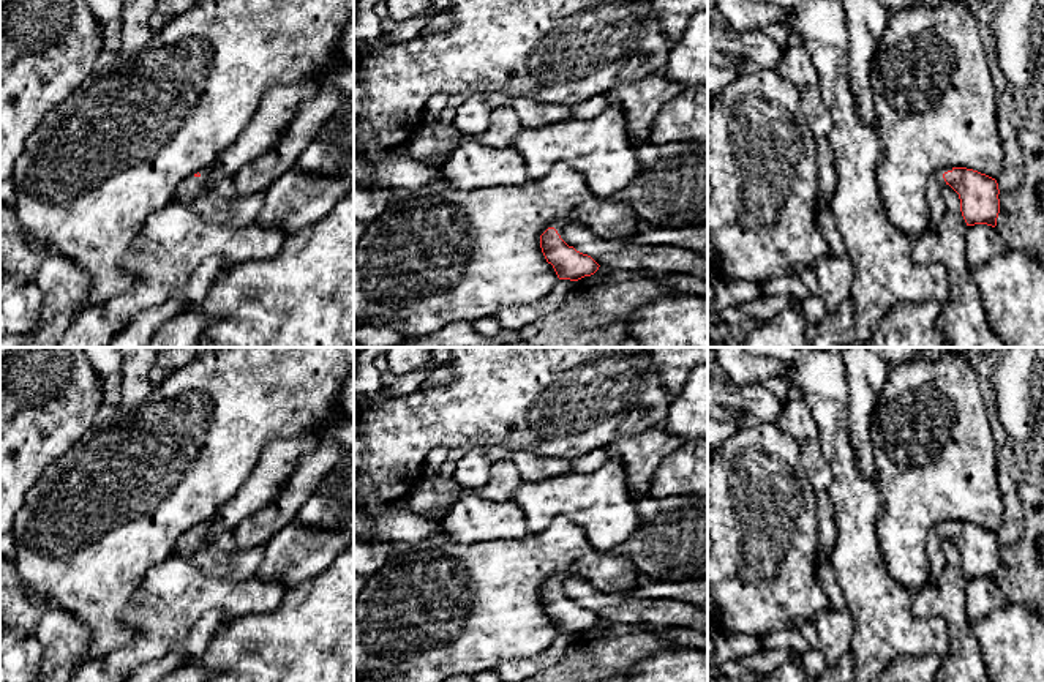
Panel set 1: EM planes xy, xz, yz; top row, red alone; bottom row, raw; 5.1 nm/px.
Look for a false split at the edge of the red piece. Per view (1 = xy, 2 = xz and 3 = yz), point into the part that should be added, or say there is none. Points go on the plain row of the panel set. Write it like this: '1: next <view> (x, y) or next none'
1: next xy (221, 559)
2: next xz (558, 577)
3: next yz (935, 539)

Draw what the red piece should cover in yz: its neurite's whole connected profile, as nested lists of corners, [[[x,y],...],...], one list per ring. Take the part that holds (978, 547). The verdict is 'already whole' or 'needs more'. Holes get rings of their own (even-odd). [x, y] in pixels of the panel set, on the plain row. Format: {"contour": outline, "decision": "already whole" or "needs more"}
{"contour": [[[946,521],[932,527],[927,535],[930,581],[935,581],[944,565],[944,540],[949,538],[960,553],[960,565],[967,579],[987,578],[995,581],[1000,567],[1000,543],[995,532],[967,521]]], "decision": "needs more"}

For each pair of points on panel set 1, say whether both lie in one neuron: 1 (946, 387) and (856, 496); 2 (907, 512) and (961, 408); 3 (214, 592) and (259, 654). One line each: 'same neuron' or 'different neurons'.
1: different neurons
2: same neuron
3: different neurons

